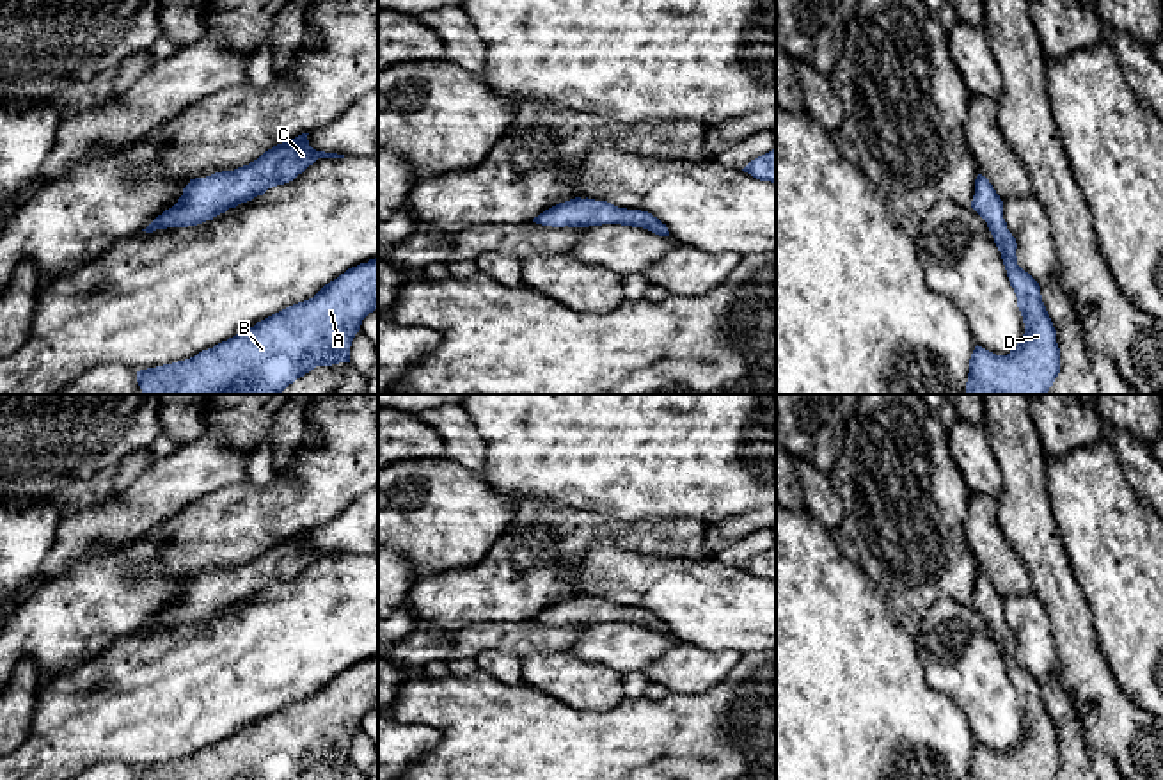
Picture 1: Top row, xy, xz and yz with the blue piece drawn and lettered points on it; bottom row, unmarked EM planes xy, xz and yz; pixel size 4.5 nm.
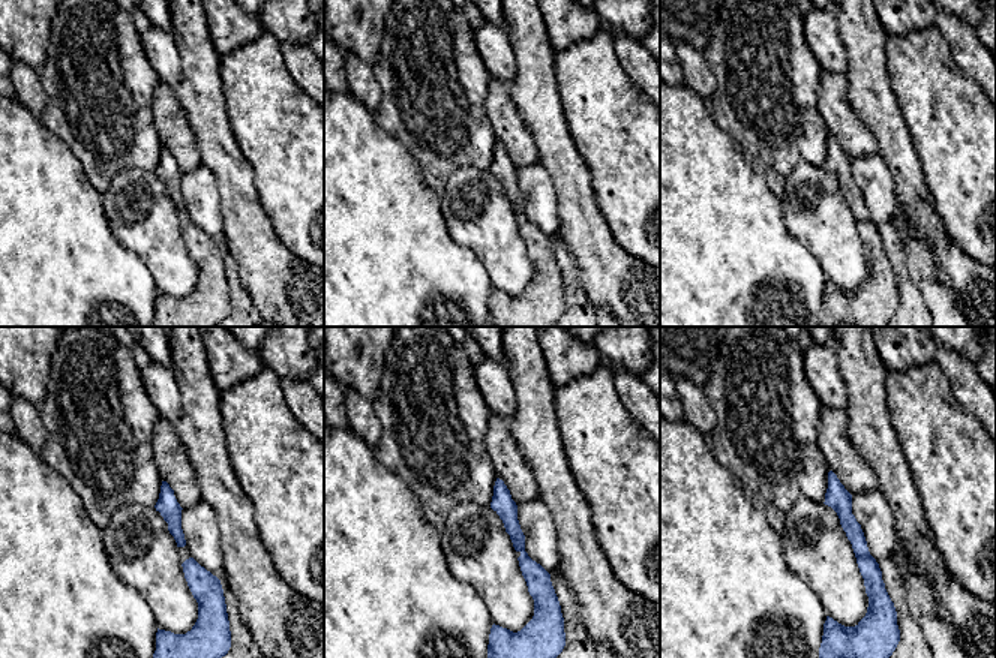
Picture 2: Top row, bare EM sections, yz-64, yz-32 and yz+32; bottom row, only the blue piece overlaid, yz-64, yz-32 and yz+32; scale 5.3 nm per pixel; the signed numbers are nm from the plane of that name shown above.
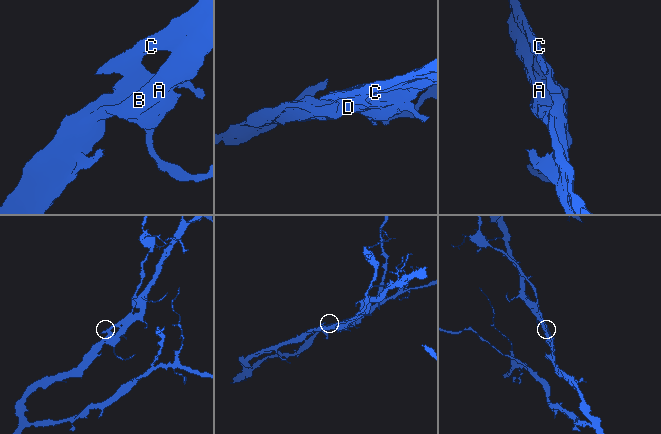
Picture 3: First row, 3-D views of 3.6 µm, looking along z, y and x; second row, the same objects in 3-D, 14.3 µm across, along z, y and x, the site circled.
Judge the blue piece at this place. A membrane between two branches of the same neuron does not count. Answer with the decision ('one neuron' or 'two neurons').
two neurons

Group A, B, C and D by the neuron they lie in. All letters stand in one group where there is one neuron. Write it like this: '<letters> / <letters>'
A B D / C

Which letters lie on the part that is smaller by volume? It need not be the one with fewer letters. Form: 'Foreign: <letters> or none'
Foreign: C

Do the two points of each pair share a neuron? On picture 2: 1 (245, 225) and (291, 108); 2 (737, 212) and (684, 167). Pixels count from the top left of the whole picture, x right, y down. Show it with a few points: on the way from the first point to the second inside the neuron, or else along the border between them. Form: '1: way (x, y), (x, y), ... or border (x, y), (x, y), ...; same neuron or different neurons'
1: border (245, 159), (252, 170), (258, 203), (272, 225); different neurons
2: way (723, 206), (698, 180); same neuron

